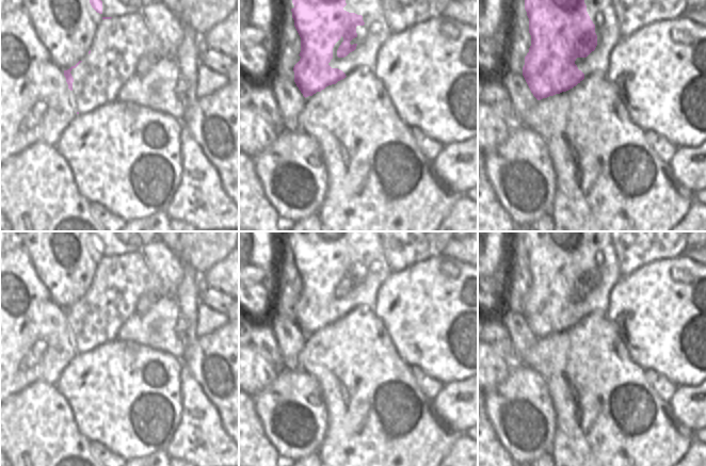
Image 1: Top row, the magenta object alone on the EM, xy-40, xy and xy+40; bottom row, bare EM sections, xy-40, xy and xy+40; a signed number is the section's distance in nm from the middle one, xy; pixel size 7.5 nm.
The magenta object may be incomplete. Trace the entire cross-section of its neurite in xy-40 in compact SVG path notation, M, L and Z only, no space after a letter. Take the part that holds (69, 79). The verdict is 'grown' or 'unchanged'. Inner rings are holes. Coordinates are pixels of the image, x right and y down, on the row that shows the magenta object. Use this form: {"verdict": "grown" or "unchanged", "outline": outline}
{"verdict": "grown", "outline": "M16 6L0 15L0 164L35 143L58 145L62 133L78 115L71 92L74 78L70 71L81 62L79 61L67 70L58 67L52 62L47 48L39 41L23 6ZM37 102L45 106L45 112L33 128L27 128L26 118Z"}

